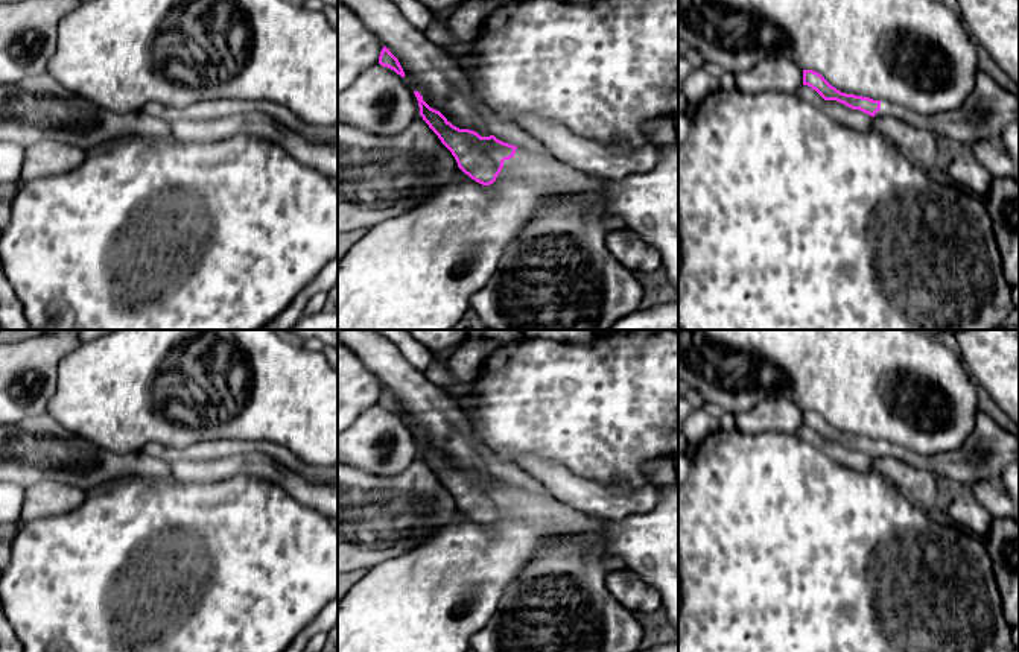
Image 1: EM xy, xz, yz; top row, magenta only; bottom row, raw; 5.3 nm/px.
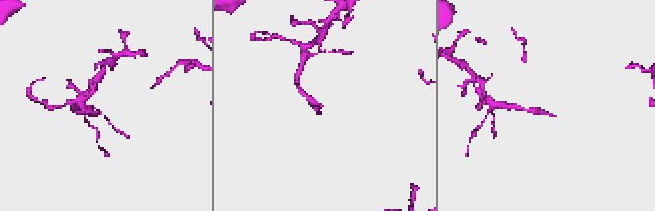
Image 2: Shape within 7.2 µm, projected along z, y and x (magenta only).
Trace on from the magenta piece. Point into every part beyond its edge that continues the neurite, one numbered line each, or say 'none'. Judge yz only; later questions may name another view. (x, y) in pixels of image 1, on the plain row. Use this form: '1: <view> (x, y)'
1: yz (989, 450)

